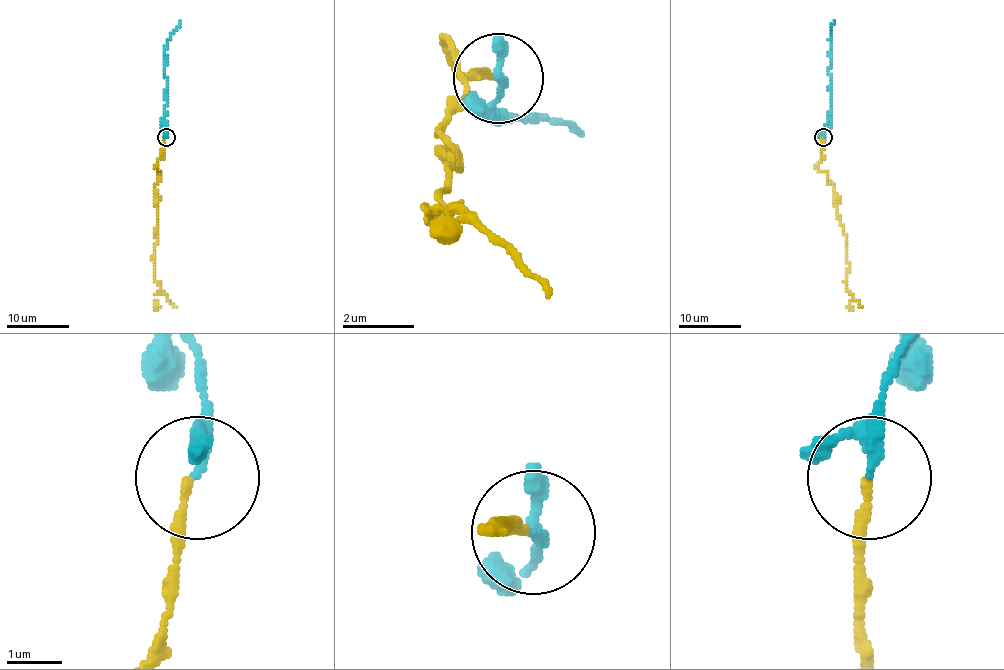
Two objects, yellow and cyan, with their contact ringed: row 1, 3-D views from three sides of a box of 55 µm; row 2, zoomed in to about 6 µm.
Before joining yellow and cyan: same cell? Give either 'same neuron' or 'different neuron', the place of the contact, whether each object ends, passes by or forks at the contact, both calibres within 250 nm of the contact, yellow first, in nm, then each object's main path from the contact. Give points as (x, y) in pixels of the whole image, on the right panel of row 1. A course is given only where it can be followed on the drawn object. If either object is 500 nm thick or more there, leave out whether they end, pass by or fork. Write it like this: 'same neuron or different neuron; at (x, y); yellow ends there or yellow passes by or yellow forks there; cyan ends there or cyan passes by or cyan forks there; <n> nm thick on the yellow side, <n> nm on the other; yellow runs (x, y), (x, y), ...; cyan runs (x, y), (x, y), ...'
same neuron; at (823, 137); yellow ends there; cyan passes by; 140 nm thick on the yellow side, 180 nm on the other; yellow runs (824, 138), (822, 158), (817, 167), (825, 172), (833, 186), (836, 213), (846, 237), (847, 292), (861, 306); cyan runs (824, 138), (831, 97), (828, 73), (833, 21)

